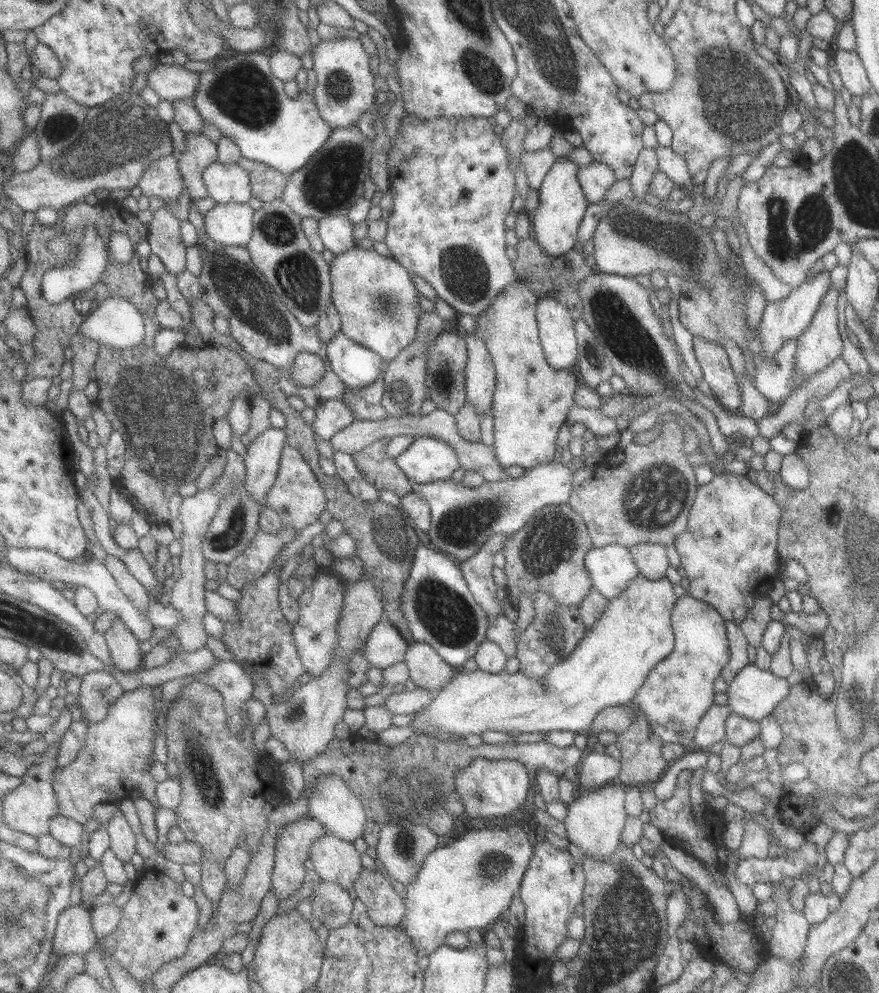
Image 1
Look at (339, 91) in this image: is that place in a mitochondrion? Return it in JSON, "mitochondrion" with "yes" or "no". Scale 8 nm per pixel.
{"mitochondrion":"yes"}

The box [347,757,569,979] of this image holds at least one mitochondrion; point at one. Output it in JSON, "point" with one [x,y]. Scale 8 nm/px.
{"point":[419,792]}

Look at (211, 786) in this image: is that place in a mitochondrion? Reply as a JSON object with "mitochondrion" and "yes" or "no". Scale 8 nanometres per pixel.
{"mitochondrion":"yes"}

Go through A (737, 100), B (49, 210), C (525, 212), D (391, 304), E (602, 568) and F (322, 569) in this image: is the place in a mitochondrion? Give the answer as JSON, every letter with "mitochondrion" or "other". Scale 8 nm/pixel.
{"A":"mitochondrion","B":"other","C":"other","D":"mitochondrion","E":"other","F":"other"}

